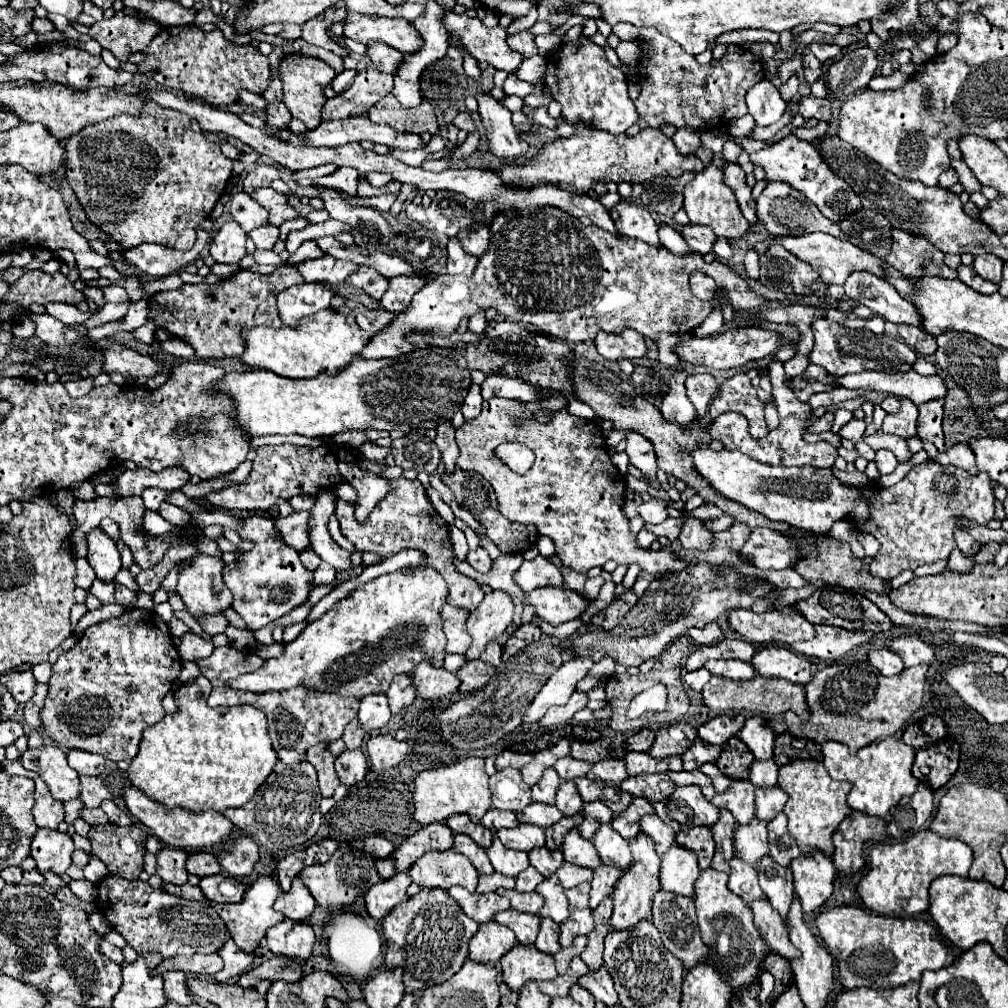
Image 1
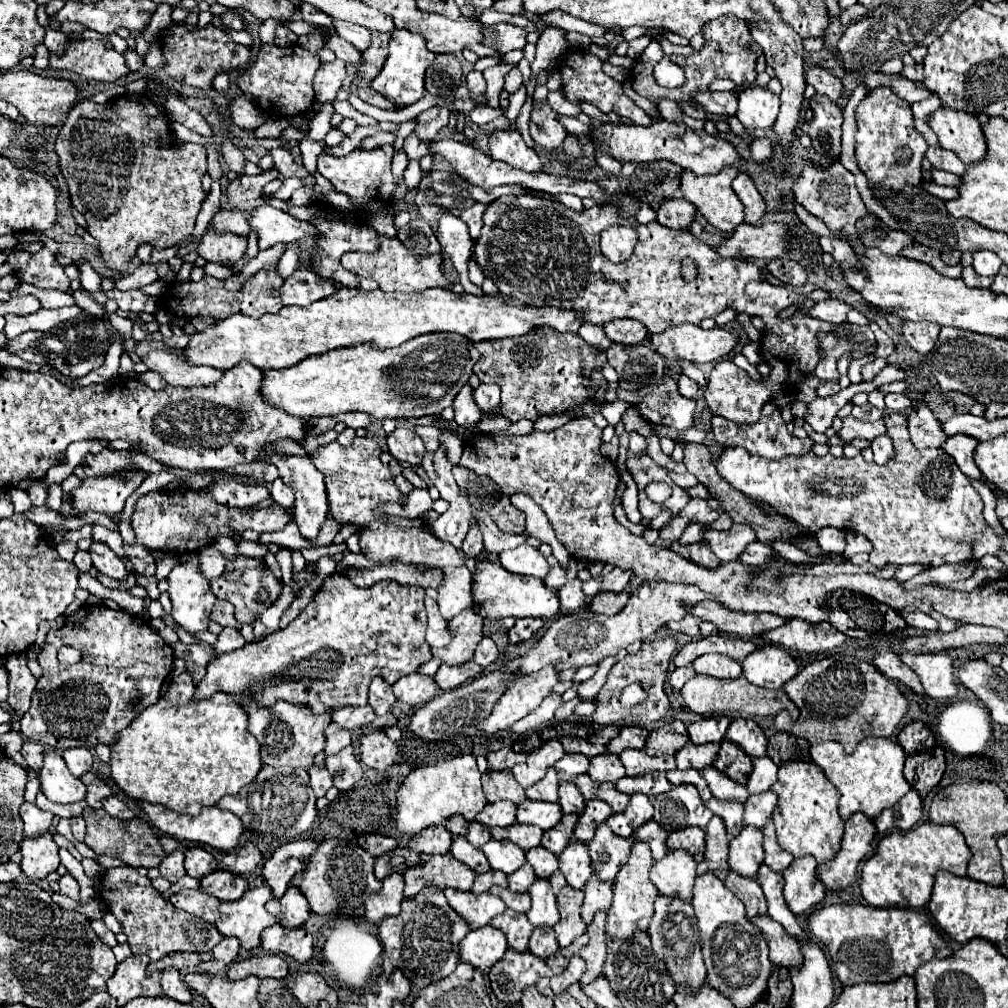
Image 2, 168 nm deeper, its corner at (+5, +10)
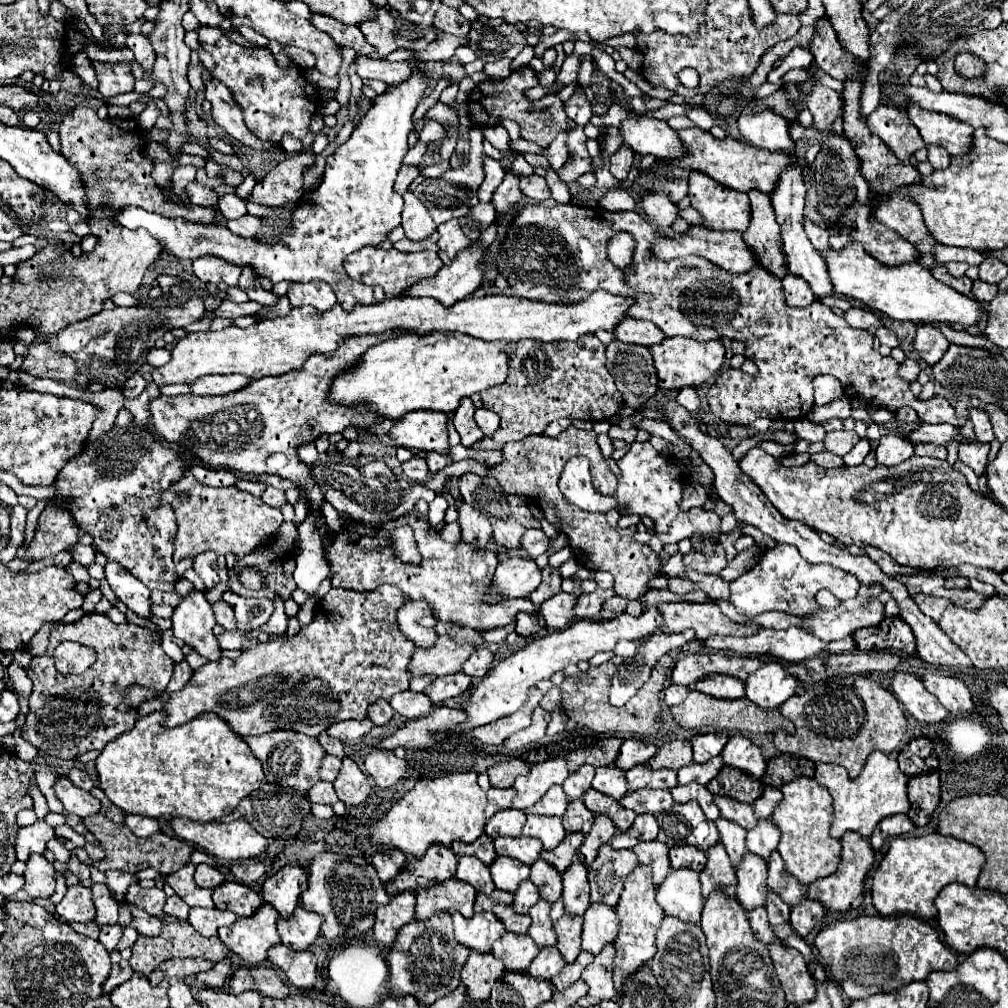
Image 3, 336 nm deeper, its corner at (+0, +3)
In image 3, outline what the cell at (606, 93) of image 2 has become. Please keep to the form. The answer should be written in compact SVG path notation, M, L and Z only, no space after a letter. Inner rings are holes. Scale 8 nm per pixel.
M633 116L621 122L621 134L637 154L651 154L657 160L681 160L687 154L677 130L665 120Z

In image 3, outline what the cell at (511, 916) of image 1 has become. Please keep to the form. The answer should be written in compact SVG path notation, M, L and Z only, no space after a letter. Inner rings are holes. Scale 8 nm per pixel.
M507 932L493 944L493 956L503 960L507 972L527 972L533 958L539 954L539 946L527 936Z

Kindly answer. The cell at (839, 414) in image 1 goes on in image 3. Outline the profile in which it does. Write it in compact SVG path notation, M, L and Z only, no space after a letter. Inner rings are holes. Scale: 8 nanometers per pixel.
M806 417L795 420L794 431L798 438L805 439L810 443L823 441L826 434L822 426L813 424Z

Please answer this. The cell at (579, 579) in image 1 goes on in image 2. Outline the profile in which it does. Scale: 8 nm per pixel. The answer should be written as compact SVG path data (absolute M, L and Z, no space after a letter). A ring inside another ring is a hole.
M552 561L550 573L544 577L544 583L546 583L548 587L554 587L554 589L562 587L562 585L566 583L566 569L564 569L558 561Z

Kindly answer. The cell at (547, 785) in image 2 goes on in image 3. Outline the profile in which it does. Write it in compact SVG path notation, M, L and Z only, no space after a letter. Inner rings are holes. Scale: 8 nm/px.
M561 786L549 788L547 794L543 796L543 800L539 800L537 804L533 804L531 808L525 810L525 814L541 814L541 816L563 816L563 812L567 810L569 798L565 796Z

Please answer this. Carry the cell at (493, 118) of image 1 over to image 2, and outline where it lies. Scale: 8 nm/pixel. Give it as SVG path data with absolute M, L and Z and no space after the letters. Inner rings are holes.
M496 129L488 135L490 157L500 159L522 171L540 171L542 161L534 149L530 149L518 131Z

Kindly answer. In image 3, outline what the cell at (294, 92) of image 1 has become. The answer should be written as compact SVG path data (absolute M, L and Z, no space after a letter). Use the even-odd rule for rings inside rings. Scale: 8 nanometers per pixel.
M211 26L199 28L199 42L203 50L213 56L215 62L215 68L211 72L213 78L221 80L231 90L239 108L243 108L243 120L247 128L251 128L251 132L255 132L259 140L271 140L279 144L283 136L303 140L309 134L311 116L317 112L317 104L313 102L315 90L295 64L281 70L275 64L269 50L265 48L251 50L233 44L225 34Z

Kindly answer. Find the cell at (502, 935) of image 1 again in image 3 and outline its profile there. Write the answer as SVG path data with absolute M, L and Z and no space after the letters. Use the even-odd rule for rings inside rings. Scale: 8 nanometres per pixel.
M471 952L461 970L461 984L467 988L467 998L485 1002L489 998L491 986L503 972L503 962L499 962L495 956Z

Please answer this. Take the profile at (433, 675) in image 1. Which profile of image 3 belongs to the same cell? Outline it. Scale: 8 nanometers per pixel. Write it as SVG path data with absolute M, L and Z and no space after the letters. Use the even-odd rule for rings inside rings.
M399 692L391 698L389 702L393 706L393 710L409 720L415 720L415 718L421 718L421 716L429 716L429 712L433 710L433 704L431 700L421 694L421 692Z

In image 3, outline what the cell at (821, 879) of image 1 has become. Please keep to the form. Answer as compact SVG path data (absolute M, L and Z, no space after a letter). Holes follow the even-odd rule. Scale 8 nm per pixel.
M803 898L803 902L799 906L791 908L791 926L801 938L805 938L821 922L823 916L825 916L823 904Z

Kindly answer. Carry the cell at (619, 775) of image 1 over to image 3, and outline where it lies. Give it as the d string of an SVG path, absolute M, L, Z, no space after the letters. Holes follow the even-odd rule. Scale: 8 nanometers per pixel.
M603 766L597 768L595 778L593 778L593 790L607 794L615 800L621 800L627 794L627 780L625 772L617 766Z

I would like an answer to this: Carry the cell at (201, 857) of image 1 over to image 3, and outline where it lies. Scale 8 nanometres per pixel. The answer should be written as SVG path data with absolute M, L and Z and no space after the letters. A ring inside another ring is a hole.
M199 864L197 870L195 870L195 882L201 888L217 888L219 884L225 882L225 876L217 868L213 868L209 864Z

